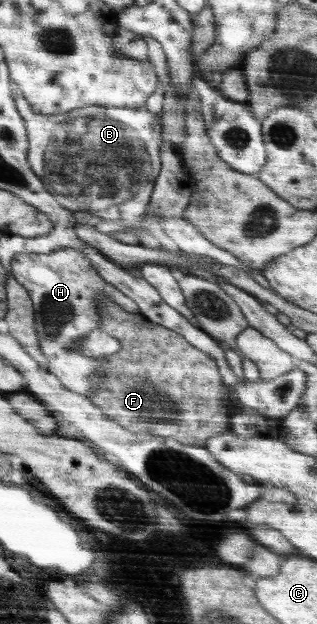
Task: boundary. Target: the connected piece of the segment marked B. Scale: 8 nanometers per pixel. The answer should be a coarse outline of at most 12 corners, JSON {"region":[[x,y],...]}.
{"region":[[16,100],[63,207],[135,226],[163,171],[162,113]]}

